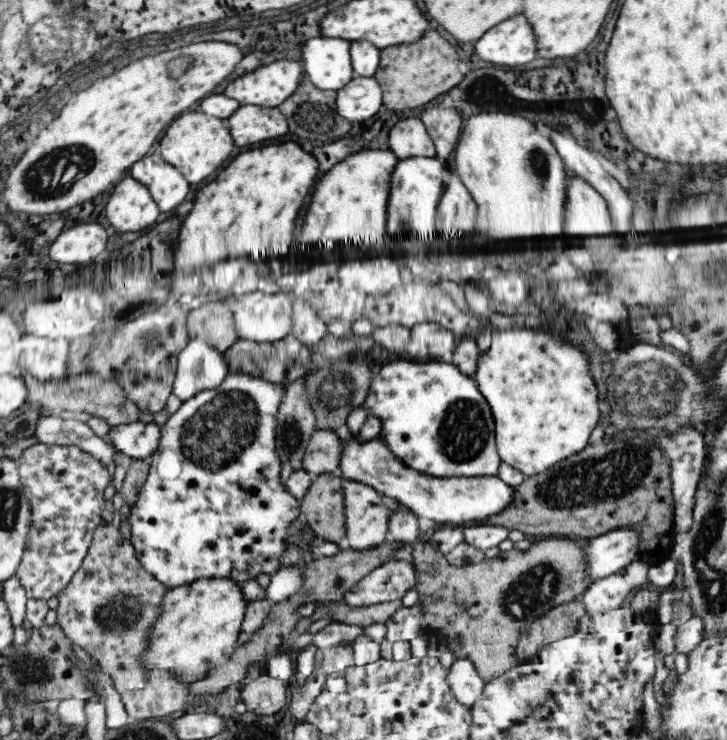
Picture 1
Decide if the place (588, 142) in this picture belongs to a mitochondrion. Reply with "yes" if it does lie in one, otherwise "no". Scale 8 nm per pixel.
no

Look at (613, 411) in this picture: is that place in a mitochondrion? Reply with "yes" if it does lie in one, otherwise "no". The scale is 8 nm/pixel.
yes

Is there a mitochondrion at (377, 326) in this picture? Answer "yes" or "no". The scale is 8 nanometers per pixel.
no

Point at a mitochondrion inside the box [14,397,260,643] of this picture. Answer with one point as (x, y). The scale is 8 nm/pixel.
(118, 612)

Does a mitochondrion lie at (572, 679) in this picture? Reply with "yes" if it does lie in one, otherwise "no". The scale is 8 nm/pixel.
no

